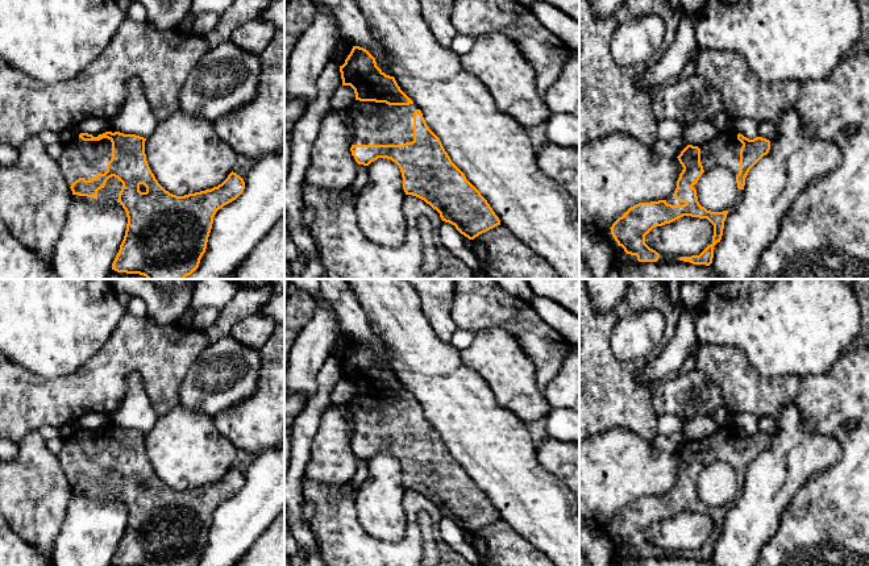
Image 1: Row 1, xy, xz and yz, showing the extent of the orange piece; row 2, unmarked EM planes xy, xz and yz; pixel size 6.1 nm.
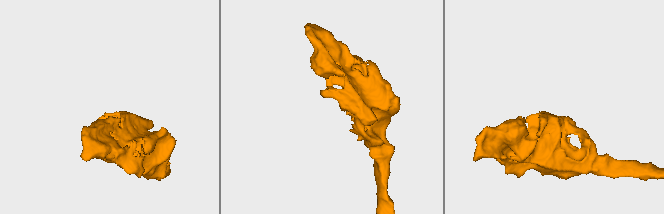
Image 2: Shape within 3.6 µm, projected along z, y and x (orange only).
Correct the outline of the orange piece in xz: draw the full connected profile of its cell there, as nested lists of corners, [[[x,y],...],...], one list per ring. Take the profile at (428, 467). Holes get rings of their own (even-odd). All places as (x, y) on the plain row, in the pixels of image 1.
[[[353,341],[340,367],[342,380],[350,380],[356,388],[348,405],[356,426],[350,446],[358,459],[369,461],[378,453],[395,457],[402,467],[406,490],[424,495],[440,508],[442,516],[454,520],[469,534],[500,520],[487,495],[452,457],[419,401],[400,384],[394,371],[386,370],[377,361],[375,353],[366,344]]]

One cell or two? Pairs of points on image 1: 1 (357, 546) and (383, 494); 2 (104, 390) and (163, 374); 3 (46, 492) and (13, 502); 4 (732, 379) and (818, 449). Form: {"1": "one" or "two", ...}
{"1": "two", "2": "one", "3": "one", "4": "two"}

